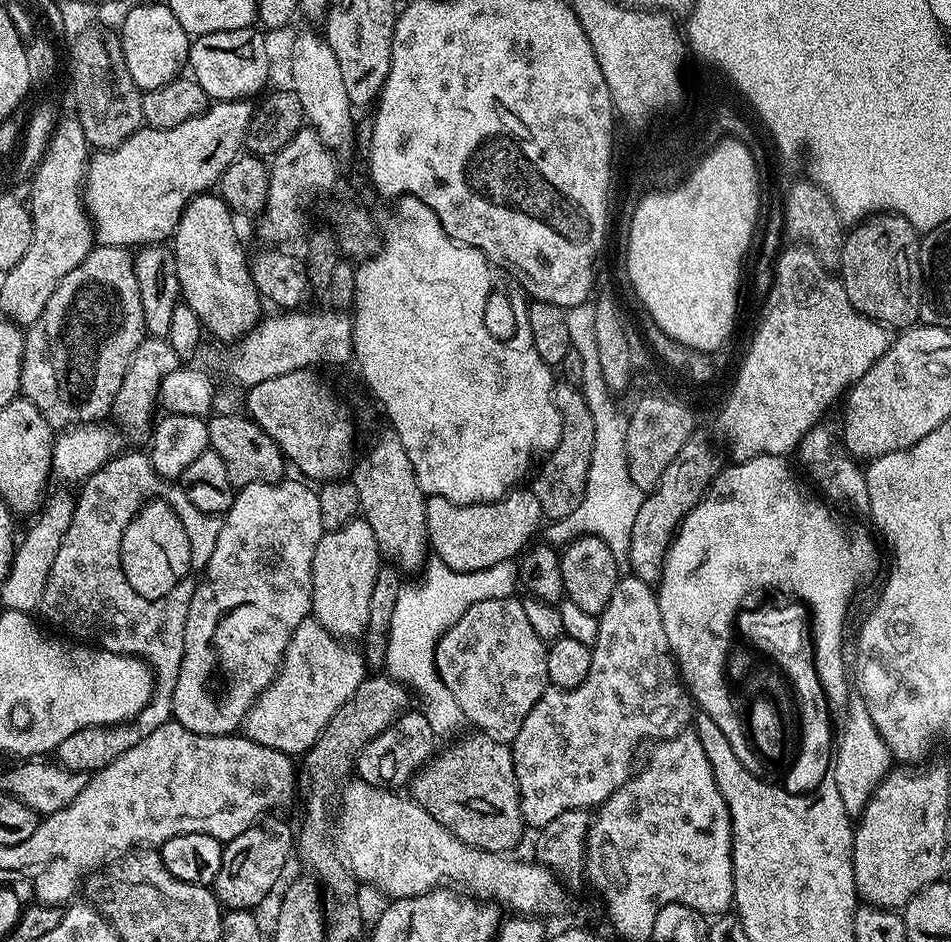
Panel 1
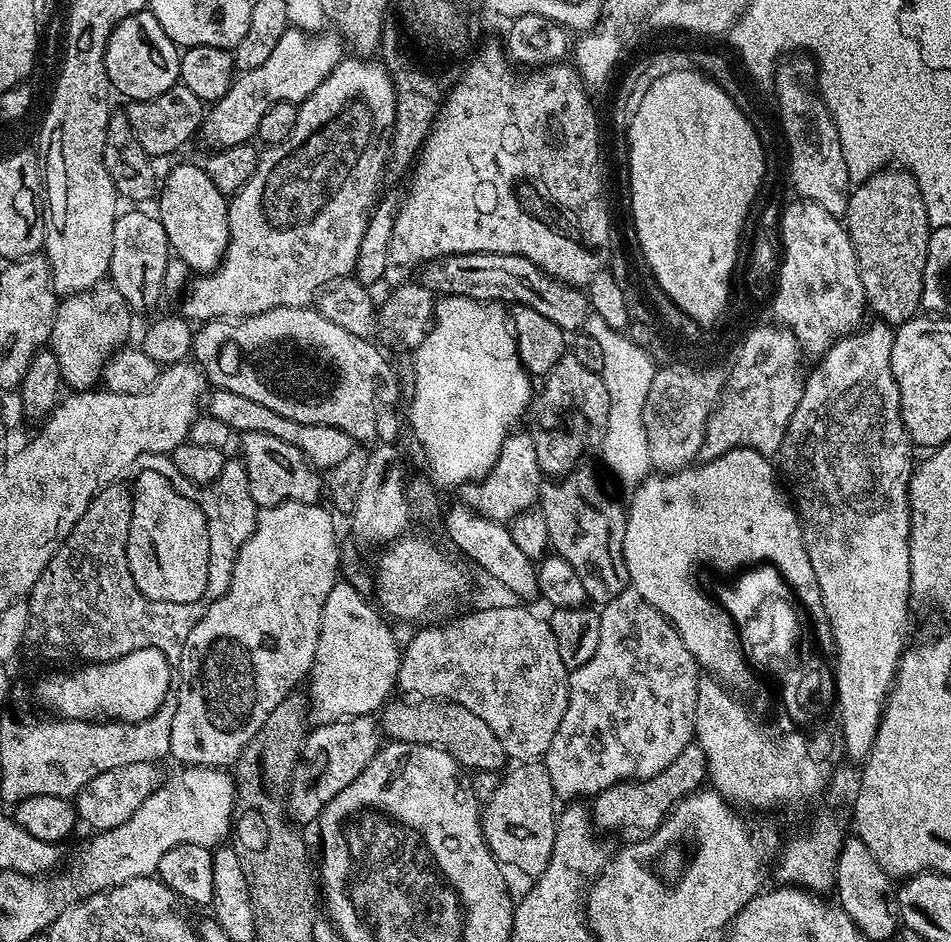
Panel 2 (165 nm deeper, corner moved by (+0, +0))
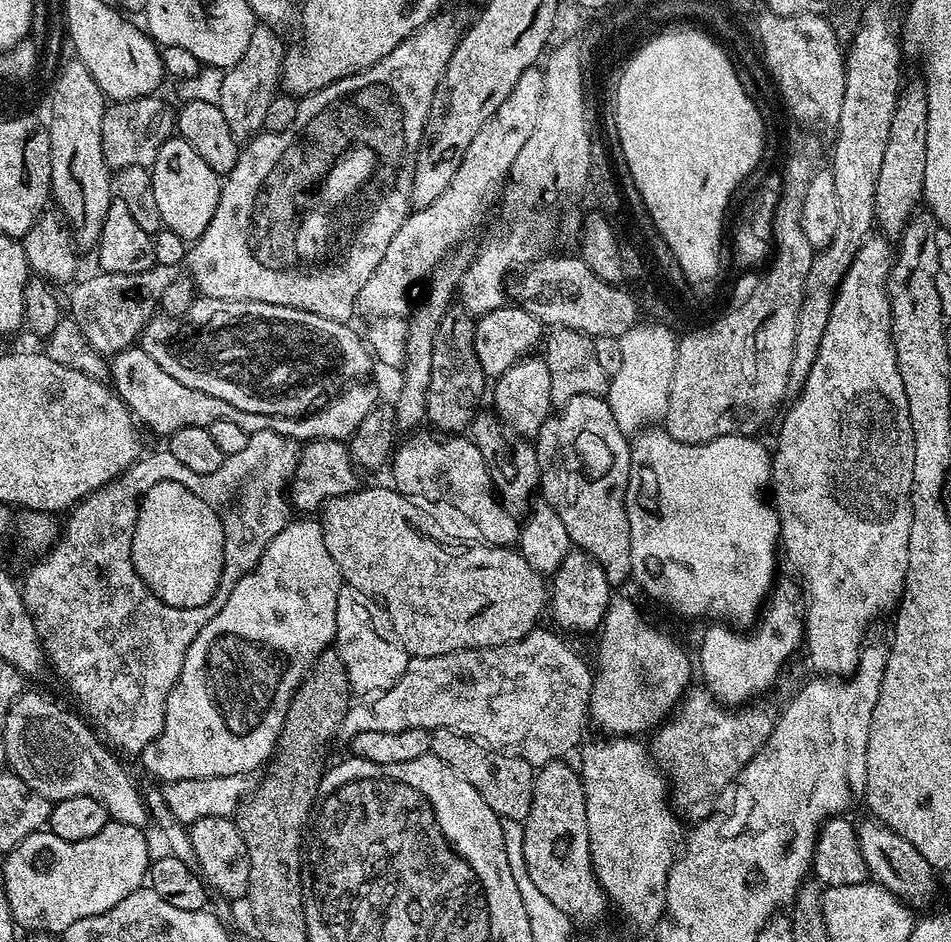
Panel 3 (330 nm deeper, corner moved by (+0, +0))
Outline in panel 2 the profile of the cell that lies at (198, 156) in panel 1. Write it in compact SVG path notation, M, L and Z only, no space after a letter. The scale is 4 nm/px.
M288 27L278 38L274 54L249 72L240 72L226 90L222 99L215 101L207 109L202 125L202 137L209 149L229 148L247 144L255 137L258 122L262 114L275 104L299 105L331 74L340 61L345 59L346 45L339 32L325 30L318 33L302 32L298 28Z

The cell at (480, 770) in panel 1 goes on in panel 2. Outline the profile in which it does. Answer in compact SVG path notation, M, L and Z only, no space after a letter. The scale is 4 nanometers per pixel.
M524 762L513 768L483 805L484 837L501 865L538 878L548 868L554 850L558 797L543 763Z

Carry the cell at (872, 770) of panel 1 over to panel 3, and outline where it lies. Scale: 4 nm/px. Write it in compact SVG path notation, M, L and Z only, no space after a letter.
M872 234L868 240L862 242L862 248L858 250L858 254L854 258L854 262L850 262L850 270L846 270L846 274L840 280L840 287L836 289L836 297L832 303L830 310L830 320L826 322L826 330L822 334L822 346L818 346L818 354L814 358L814 364L810 366L810 372L804 383L804 387L799 389L796 401L792 404L792 409L784 416L784 421L780 424L780 437L776 440L776 452L771 453L772 458L772 479L770 481L770 500L776 509L776 513L780 515L780 544L788 551L790 559L796 563L796 568L800 571L798 575L799 583L802 585L802 596L808 605L802 608L804 613L804 638L806 641L806 652L808 648L808 660L812 663L813 673L819 674L824 678L847 678L852 675L852 671L858 666L860 661L860 649L866 643L864 635L868 632L868 627L879 618L883 612L891 613L895 609L902 590L904 589L904 579L906 578L906 550L910 550L910 518L912 517L912 479L914 478L914 430L910 426L910 406L906 406L906 390L902 390L902 374L898 374L898 358L894 354L894 342L890 334L890 298L888 297L888 272L892 268L894 259L893 247L889 244L883 235Z

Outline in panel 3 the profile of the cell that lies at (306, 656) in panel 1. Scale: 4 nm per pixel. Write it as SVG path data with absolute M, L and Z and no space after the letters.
M341 587L336 611L334 647L342 658L342 666L346 666L348 681L356 694L375 694L390 690L390 686L394 686L394 682L402 678L410 659L407 651L395 639L387 640L376 629L371 610L373 611L365 597L350 587Z

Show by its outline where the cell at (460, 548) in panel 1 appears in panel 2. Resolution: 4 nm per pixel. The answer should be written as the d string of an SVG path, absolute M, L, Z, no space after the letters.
M513 430L502 442L502 450L498 454L496 464L482 480L463 485L463 503L474 509L479 516L491 520L511 522L515 516L523 512L531 512L541 499L542 473L538 466L538 457L534 451L531 431Z

